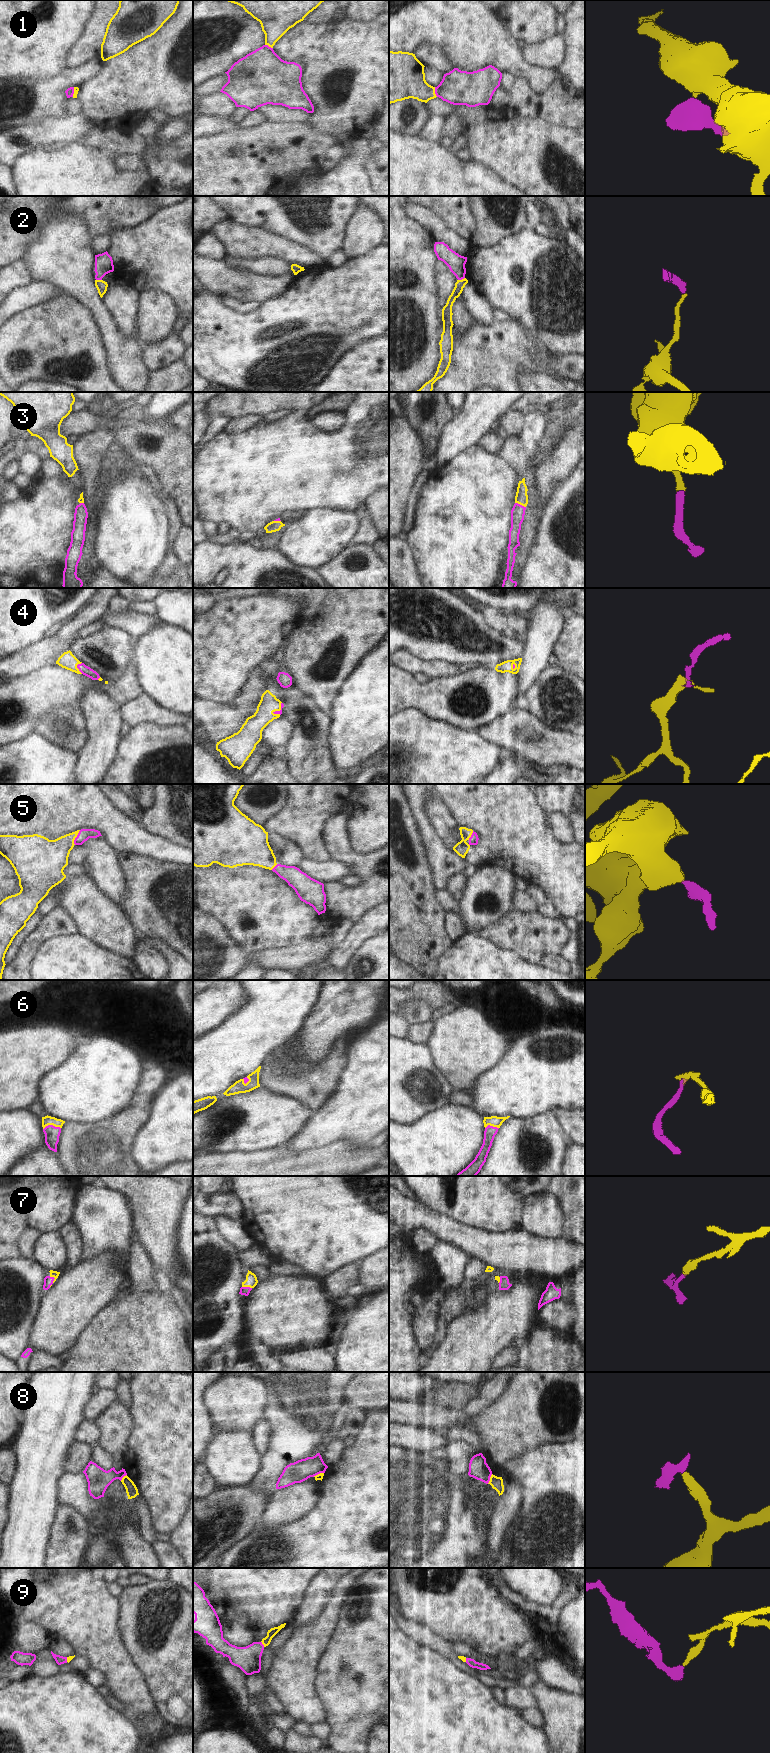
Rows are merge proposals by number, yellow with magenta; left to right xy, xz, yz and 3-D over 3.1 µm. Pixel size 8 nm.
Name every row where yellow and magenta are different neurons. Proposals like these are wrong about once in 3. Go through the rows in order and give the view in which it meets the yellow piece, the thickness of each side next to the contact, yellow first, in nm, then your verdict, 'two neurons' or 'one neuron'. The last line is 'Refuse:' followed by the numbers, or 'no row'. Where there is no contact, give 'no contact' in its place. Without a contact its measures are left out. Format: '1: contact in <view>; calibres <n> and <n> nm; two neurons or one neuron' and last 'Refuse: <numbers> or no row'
1: contact in yz; calibres 300 and 280 nm; one neuron
2: contact in yz; calibres 80 and 140 nm; one neuron
3: contact in yz; calibres 100 and 110 nm; one neuron
4: contact in xy; calibres 140 and 80 nm; one neuron
5: contact in xy; calibres 260 and 100 nm; one neuron
6: contact in xy; calibres 80 and 120 nm; one neuron
7: contact in xy; calibres 60 and 80 nm; one neuron
8: contact in yz; calibres 100 and 160 nm; two neurons
9: contact in xz; calibres 70 and 200 nm; one neuron
Refuse: 8

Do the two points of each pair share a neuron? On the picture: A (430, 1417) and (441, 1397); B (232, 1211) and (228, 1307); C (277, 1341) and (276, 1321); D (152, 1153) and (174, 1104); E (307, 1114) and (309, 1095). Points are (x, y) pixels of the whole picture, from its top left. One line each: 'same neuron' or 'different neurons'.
A: different neurons
B: different neurons
C: same neuron
D: same neuron
E: different neurons

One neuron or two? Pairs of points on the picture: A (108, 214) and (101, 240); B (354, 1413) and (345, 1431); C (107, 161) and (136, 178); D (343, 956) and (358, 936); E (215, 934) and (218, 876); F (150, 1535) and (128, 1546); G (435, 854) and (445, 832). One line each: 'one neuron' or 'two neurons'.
A: two neurons
B: one neuron
C: one neuron
D: one neuron
E: two neurons
F: two neurons
G: two neurons

